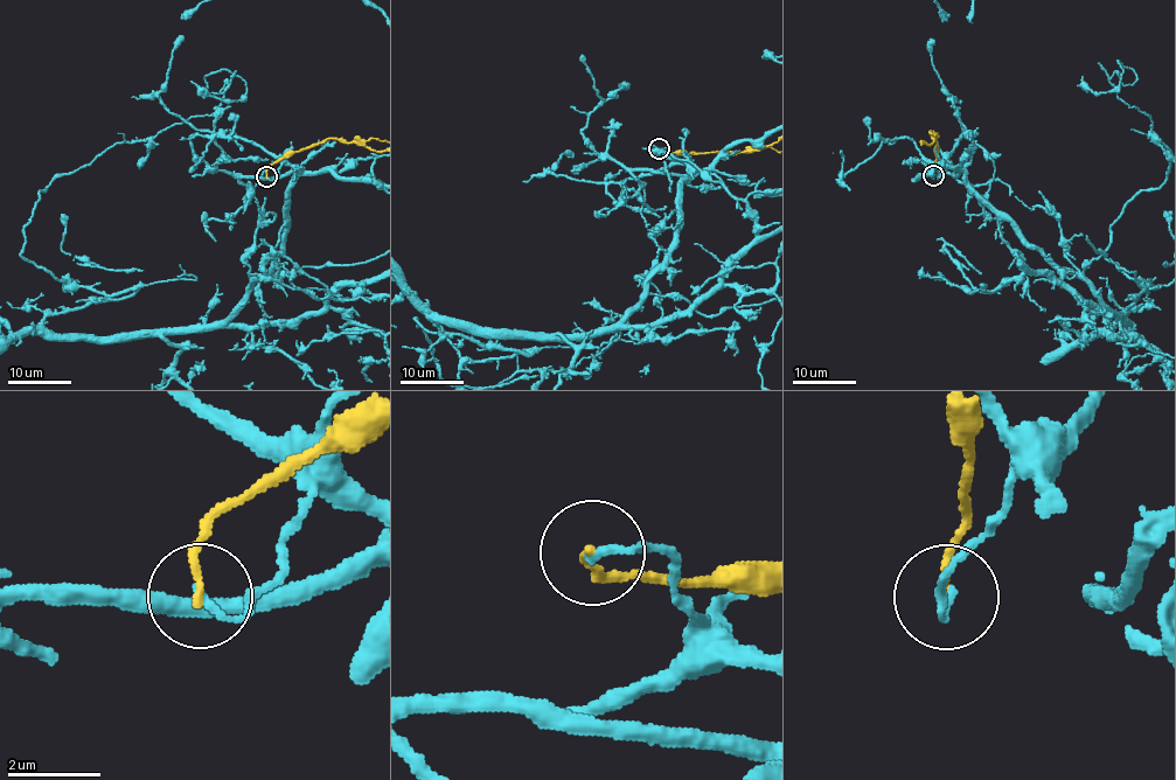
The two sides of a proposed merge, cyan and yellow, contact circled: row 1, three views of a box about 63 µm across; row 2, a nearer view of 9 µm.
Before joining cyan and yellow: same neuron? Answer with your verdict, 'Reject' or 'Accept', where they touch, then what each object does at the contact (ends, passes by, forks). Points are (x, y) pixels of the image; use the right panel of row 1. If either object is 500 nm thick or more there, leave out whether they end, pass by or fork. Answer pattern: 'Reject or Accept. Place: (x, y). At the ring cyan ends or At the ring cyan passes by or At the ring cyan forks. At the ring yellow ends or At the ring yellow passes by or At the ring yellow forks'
Reject. Place: (933, 175). At the ring cyan ends. At the ring yellow ends

